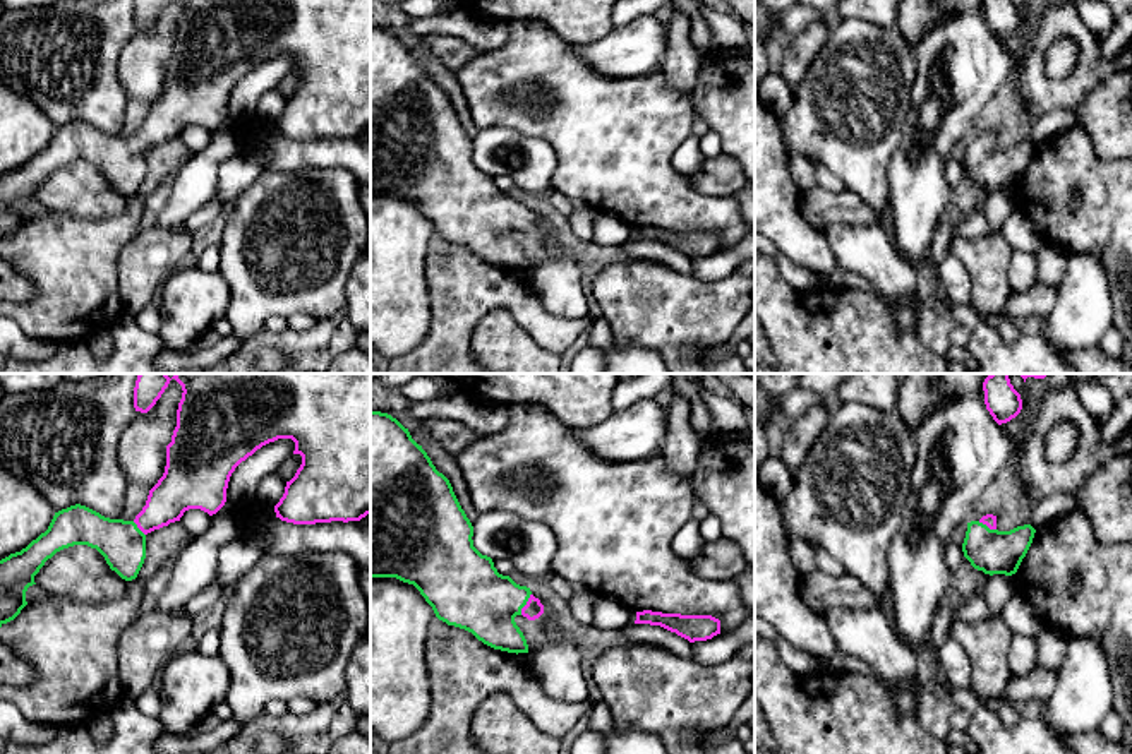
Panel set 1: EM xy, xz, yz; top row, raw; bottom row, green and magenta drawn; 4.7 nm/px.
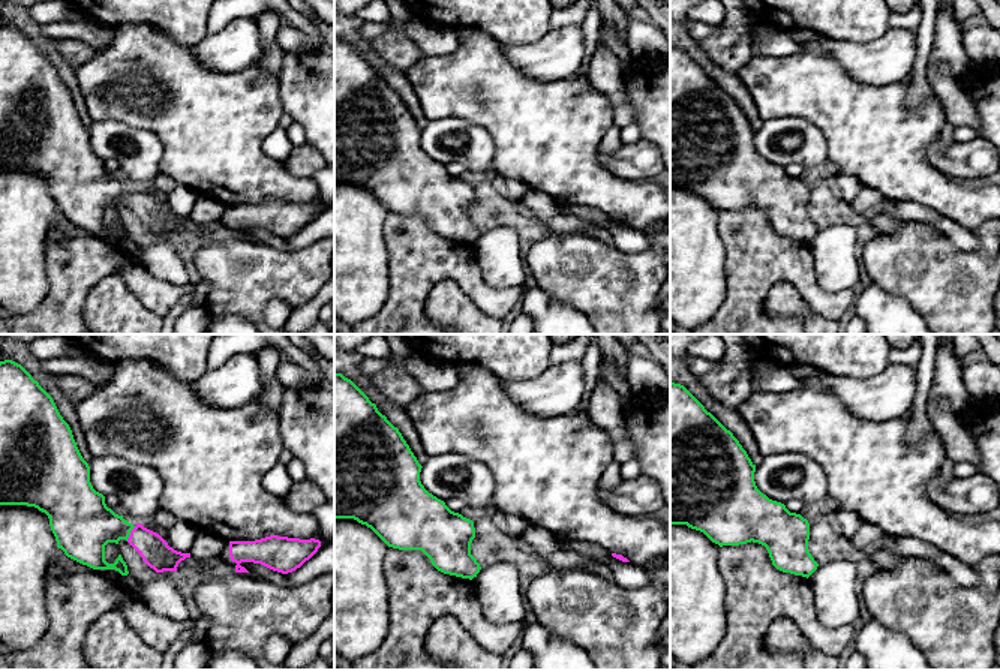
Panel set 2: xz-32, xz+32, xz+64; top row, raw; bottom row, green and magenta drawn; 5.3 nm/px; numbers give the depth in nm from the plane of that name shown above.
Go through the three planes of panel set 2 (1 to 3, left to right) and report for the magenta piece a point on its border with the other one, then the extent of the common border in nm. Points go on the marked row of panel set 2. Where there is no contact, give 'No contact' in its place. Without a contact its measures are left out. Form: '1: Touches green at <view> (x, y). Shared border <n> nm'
1: Touches green at xz-32 (129, 534). Shared border 90 nm
2: No contact
3: No contact

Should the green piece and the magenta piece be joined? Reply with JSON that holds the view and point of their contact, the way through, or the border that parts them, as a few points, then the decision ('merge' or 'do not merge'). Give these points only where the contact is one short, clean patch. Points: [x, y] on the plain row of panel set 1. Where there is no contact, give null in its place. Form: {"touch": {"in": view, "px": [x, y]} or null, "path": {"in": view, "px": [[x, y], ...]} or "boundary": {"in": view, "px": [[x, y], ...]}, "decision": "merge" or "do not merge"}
{"touch": {"in": "xz", "px": [525, 220]}, "path": {"in": "xz", "px": [[474, 213], [525, 220], [534, 225]]}, "decision": "merge"}

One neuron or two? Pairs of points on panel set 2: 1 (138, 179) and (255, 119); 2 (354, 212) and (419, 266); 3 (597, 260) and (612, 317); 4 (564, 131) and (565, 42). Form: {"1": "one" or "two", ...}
{"1": "two", "2": "two", "3": "one", "4": "two"}

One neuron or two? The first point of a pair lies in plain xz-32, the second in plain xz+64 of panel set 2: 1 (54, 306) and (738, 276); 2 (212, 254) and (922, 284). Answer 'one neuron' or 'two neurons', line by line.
1: one neuron
2: one neuron

